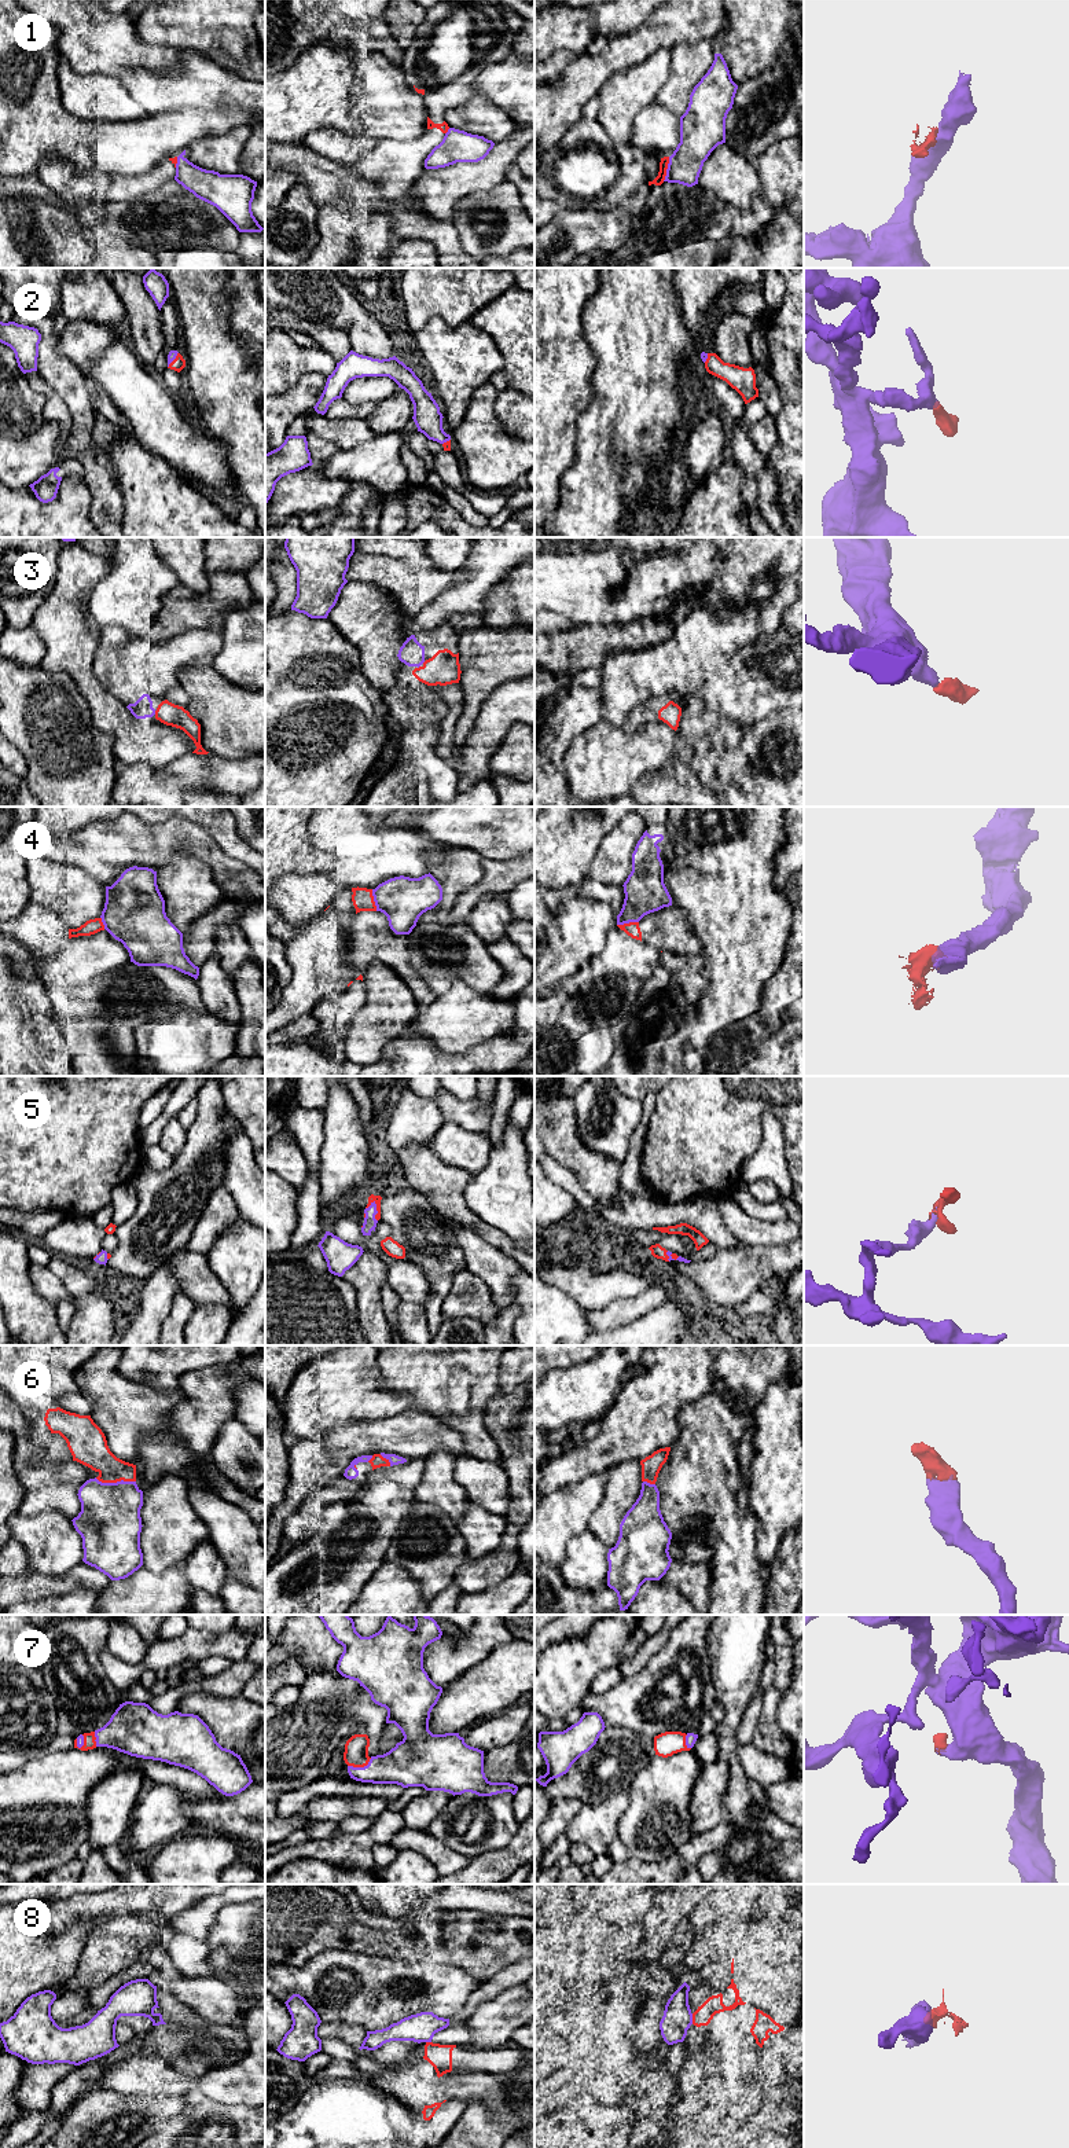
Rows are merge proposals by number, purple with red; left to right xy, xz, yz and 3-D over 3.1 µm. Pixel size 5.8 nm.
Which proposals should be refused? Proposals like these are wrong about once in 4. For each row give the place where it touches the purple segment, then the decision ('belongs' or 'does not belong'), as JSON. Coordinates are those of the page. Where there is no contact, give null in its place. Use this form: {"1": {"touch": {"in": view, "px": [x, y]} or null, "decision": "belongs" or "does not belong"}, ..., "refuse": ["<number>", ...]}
{"1": {"touch": {"in": "yz", "px": [667, 169]}, "decision": "does not belong"}, "2": {"touch": {"in": "xy", "px": [173, 359]}, "decision": "belongs"}, "3": {"touch": {"in": "xy", "px": [154, 712]}, "decision": "belongs"}, "4": {"touch": {"in": "xz", "px": [374, 900]}, "decision": "does not belong"}, "5": {"touch": {"in": "xz", "px": [377, 1211]}, "decision": "belongs"}, "6": {"touch": {"in": "xy", "px": [117, 1482]}, "decision": "belongs"}, "7": {"touch": {"in": "xz", "px": [360, 1768]}, "decision": "belongs"}, "8": {"touch": {"in": "yz", "px": [691, 2019]}, "decision": "does not belong"}, "refuse": ["1", "4", "8"]}

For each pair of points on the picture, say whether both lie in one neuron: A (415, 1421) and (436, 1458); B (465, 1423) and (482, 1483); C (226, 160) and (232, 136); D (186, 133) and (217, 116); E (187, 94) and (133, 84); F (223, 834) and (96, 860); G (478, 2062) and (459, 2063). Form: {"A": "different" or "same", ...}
{"A": "different", "B": "different", "C": "same", "D": "same", "E": "same", "F": "different", "G": "same"}

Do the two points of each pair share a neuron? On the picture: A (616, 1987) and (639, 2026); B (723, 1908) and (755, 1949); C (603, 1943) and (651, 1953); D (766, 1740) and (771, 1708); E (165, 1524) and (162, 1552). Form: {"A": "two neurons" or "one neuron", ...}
{"A": "two neurons", "B": "two neurons", "C": "two neurons", "D": "one neuron", "E": "one neuron"}

